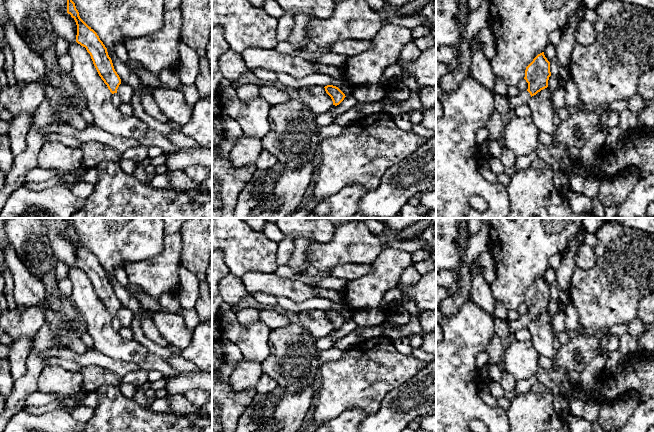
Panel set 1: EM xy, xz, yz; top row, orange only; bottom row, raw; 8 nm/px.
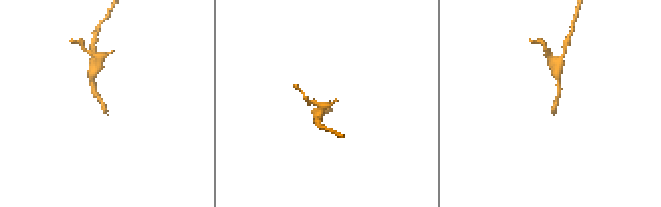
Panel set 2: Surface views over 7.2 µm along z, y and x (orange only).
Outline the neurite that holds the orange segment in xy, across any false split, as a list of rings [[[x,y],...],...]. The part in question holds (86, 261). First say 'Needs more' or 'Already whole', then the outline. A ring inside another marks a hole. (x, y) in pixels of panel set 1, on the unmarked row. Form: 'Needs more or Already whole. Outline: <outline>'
Already whole. Outline: [[[64,218],[64,220],[67,223],[67,237],[71,239],[77,249],[76,266],[86,272],[99,300],[107,309],[110,316],[112,318],[117,317],[121,303],[114,293],[107,272],[97,257],[80,242],[79,236],[70,219]]]

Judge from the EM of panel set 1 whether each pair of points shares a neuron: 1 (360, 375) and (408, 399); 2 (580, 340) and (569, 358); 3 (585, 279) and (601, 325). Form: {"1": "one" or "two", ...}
{"1": "two", "2": "one", "3": "one"}

